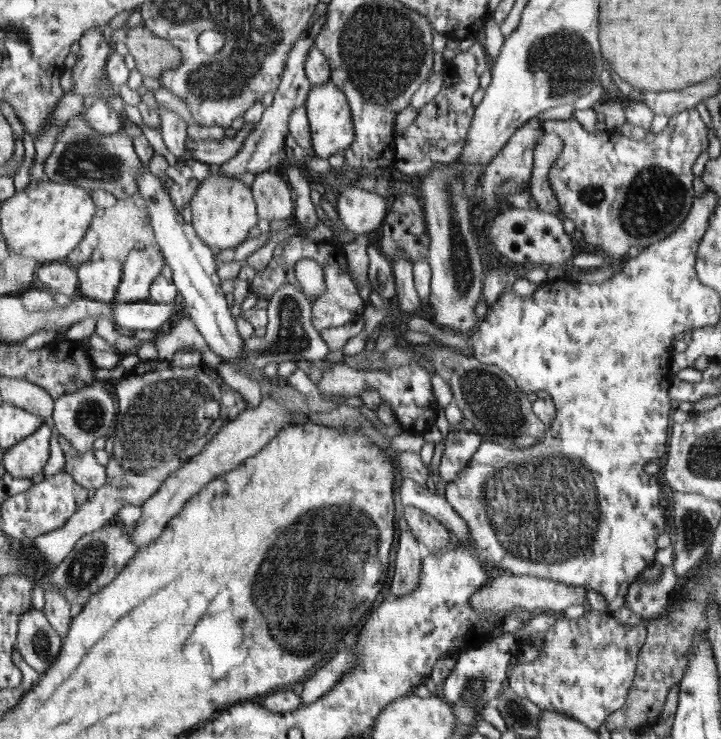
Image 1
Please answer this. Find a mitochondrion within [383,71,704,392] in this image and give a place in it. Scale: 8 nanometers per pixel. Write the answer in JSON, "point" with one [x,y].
{"point":[654,198]}

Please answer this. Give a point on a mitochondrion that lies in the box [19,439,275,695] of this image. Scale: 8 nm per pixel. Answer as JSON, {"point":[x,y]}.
{"point":[87,565]}

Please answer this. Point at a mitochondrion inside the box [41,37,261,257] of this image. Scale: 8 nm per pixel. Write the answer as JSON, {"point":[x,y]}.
{"point":[83,158]}

